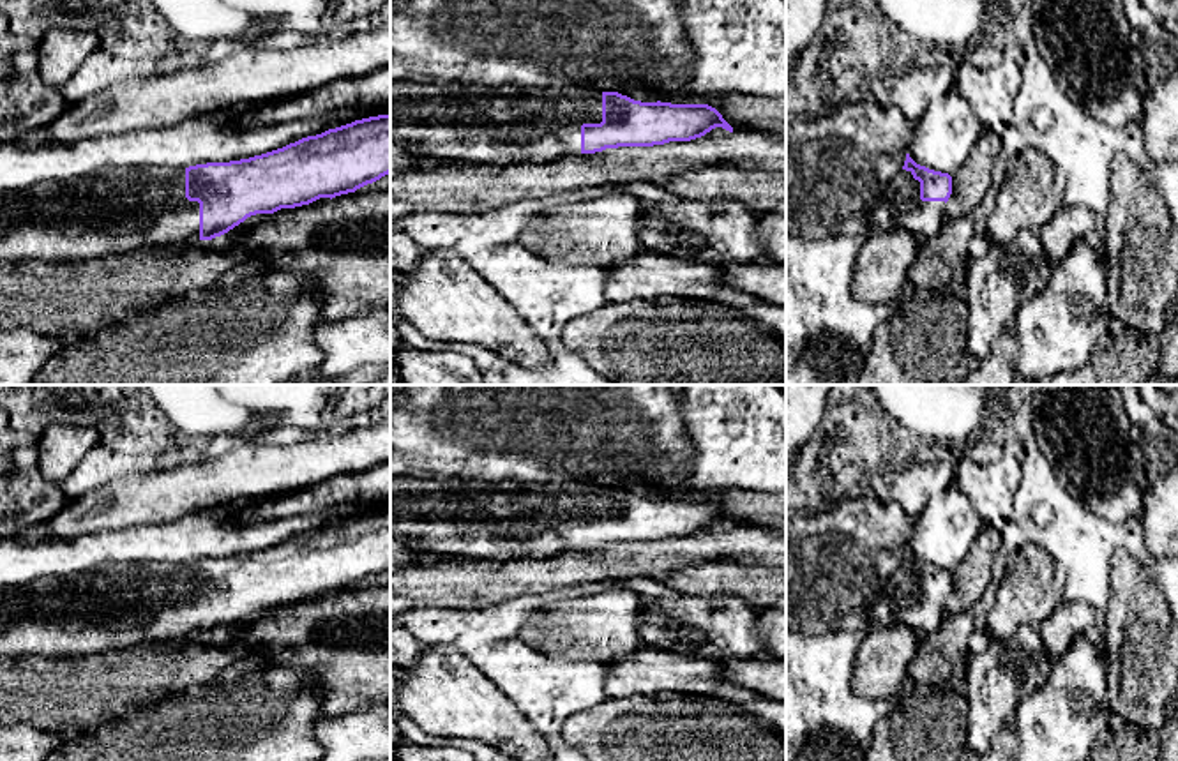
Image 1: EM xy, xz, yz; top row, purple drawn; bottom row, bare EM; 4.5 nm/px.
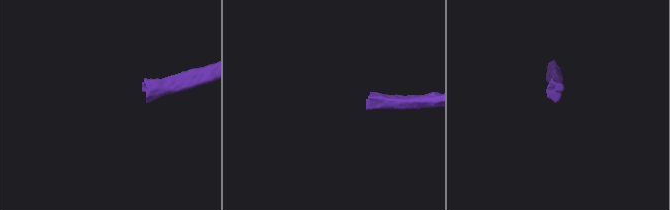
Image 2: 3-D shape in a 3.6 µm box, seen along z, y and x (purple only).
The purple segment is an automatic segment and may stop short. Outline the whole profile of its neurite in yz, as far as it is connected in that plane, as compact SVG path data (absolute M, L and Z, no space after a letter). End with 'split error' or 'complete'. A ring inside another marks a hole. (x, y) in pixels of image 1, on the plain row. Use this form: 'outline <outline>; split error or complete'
outline M906 549L904 561L890 576L883 597L892 620L910 627L920 639L934 632L947 613L952 572L917 560Z; split error

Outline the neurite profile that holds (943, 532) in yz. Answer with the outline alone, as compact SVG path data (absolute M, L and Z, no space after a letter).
M952 482L931 496L915 519L908 549L917 560L952 572L970 553L982 524L977 509Z

